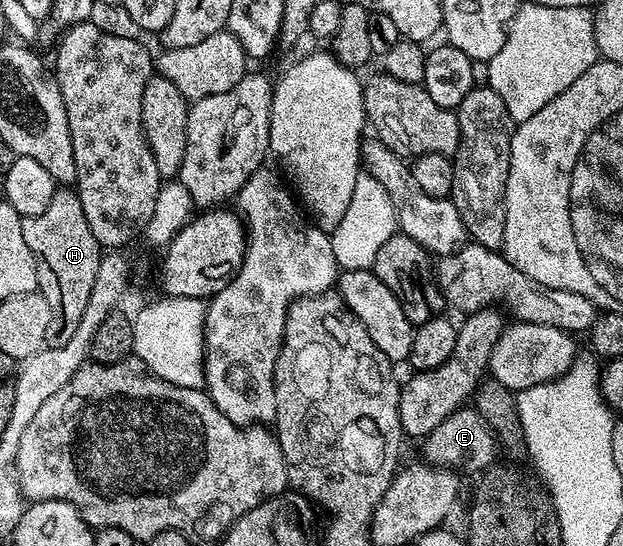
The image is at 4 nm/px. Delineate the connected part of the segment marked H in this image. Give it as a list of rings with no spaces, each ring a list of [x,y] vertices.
[[[67,186],[60,187],[53,194],[53,202],[49,202],[42,214],[23,217],[21,230],[29,250],[33,250],[33,258],[37,258],[39,291],[45,302],[49,302],[51,317],[47,327],[47,344],[54,346],[69,342],[81,322],[81,314],[85,314],[101,259],[97,238],[93,238],[93,230],[89,230],[89,222],[85,222],[78,191]]]

